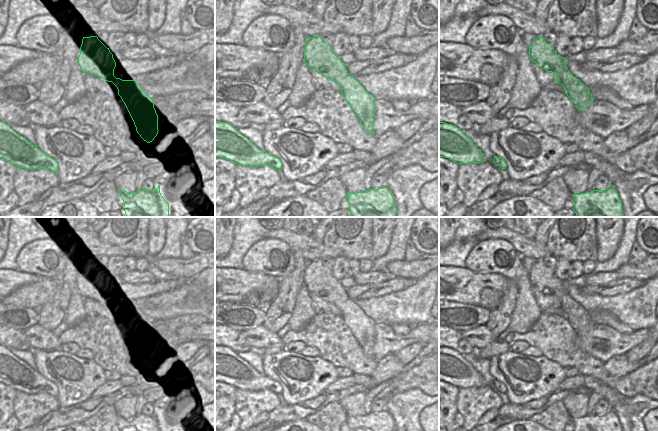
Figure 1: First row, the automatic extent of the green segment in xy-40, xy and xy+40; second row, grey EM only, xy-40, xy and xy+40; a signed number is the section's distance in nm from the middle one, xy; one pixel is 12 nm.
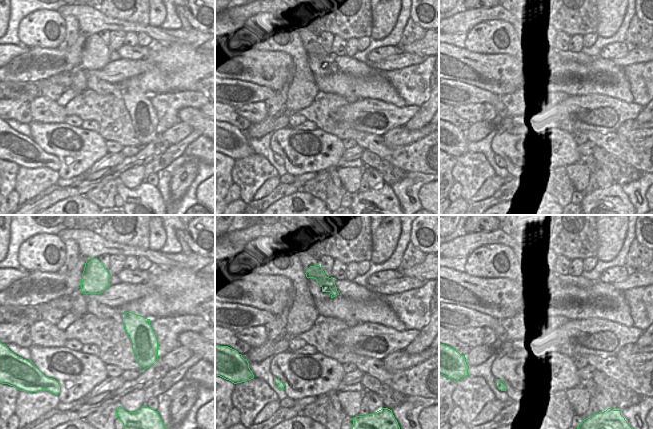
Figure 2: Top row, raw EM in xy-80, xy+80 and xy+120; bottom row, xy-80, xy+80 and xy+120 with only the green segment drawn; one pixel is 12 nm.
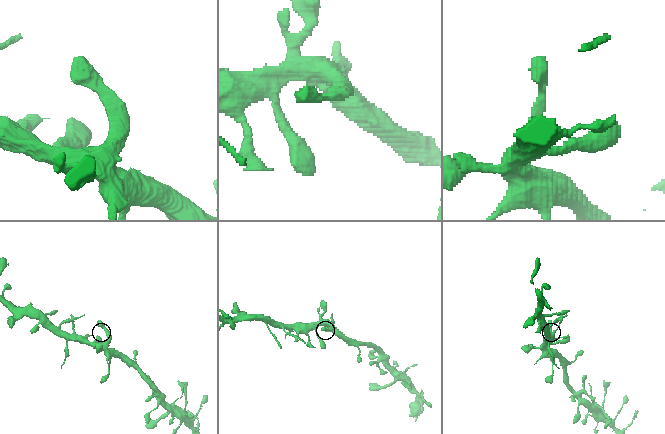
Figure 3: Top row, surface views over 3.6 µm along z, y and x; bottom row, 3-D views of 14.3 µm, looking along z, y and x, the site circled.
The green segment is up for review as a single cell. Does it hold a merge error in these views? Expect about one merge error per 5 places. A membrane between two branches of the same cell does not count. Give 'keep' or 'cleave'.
keep

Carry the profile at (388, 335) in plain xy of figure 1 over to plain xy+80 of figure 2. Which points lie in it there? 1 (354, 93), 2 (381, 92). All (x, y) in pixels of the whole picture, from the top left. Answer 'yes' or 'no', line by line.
1: no
2: no

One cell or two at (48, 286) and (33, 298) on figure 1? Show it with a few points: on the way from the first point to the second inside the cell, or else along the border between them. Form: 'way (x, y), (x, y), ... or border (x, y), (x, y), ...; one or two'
way (44, 288), (37, 294); one

